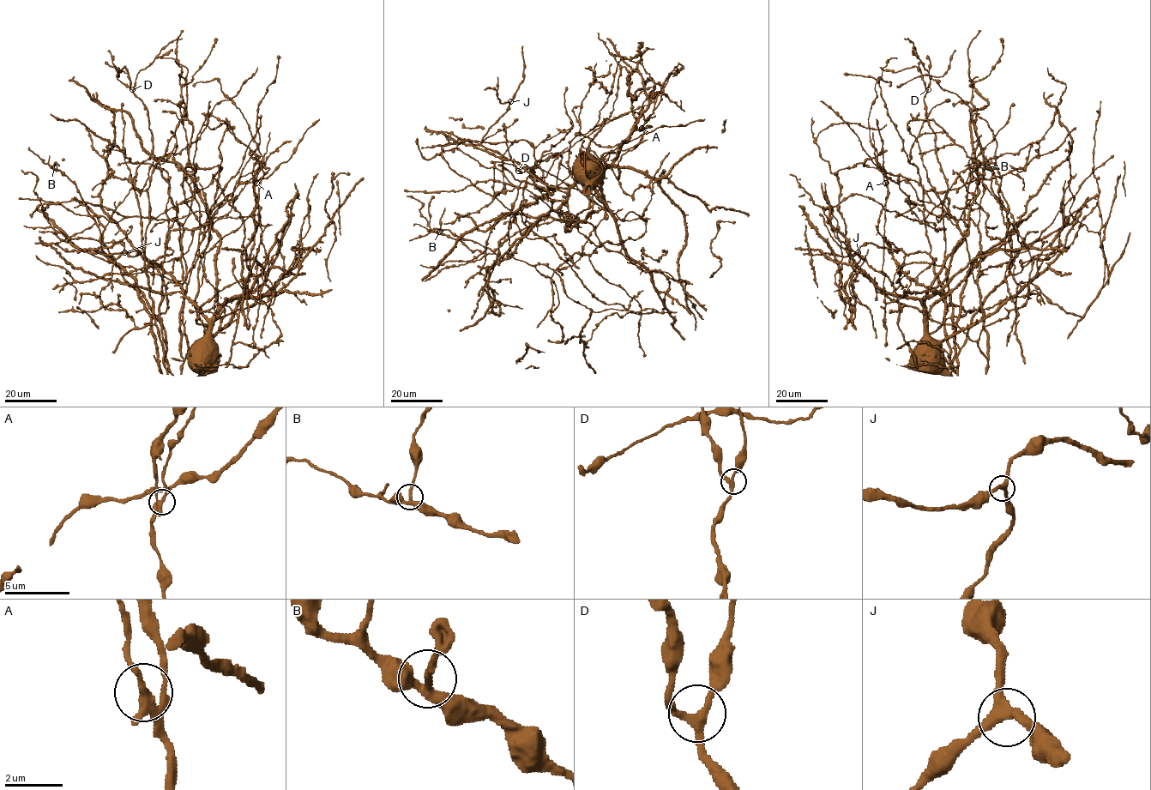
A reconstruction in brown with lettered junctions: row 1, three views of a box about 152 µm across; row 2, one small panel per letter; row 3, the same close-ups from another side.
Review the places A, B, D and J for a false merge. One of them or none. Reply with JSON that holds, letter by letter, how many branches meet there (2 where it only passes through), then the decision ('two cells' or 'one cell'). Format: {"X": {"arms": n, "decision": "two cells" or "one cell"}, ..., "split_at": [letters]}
{"A": {"arms": 3, "decision": "two cells"}, "B": {"arms": 3, "decision": "one cell"}, "D": {"arms": 3, "decision": "one cell"}, "J": {"arms": 3, "decision": "one cell"}, "split_at": ["A"]}

